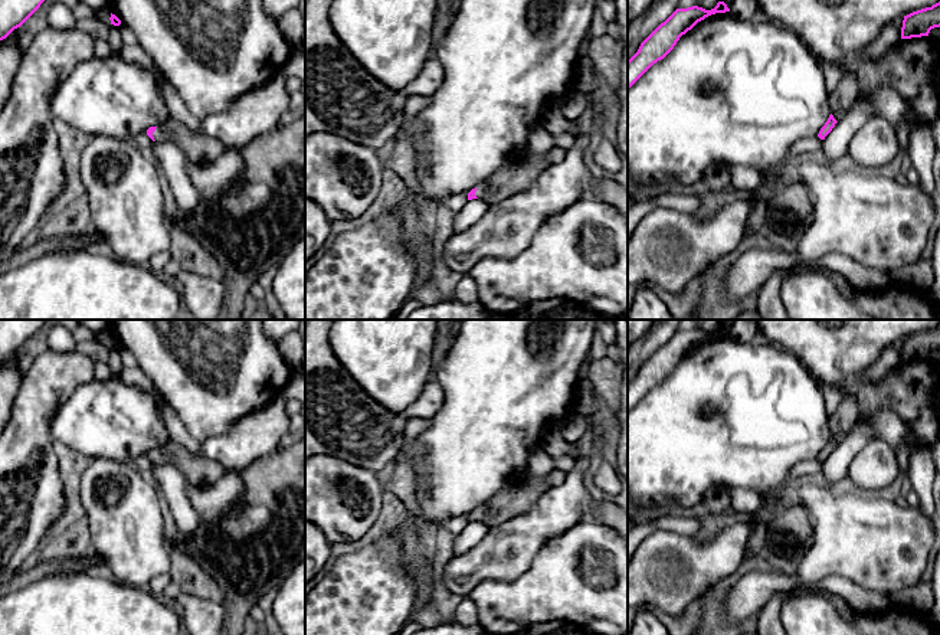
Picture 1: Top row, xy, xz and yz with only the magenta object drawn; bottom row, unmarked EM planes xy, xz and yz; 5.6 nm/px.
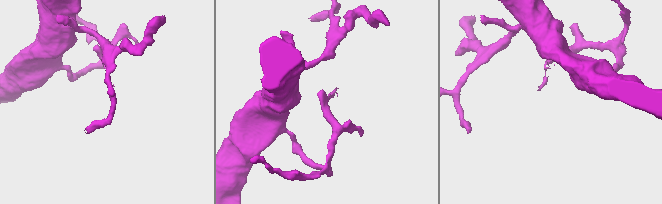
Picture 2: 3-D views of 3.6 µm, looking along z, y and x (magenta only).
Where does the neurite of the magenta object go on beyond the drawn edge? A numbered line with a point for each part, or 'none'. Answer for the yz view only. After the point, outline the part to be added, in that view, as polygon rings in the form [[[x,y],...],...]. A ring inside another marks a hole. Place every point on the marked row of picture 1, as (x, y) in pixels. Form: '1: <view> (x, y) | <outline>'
1: yz (841, 100) | [[[846,72],[841,76],[838,88],[829,95],[831,114],[836,121],[846,115],[857,96],[857,76],[851,72]]]

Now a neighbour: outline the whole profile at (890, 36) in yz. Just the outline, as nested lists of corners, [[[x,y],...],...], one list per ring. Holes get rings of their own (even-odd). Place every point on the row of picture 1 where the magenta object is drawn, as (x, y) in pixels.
[[[900,17],[890,24],[887,24],[881,35],[865,48],[865,55],[872,59],[878,60],[882,55],[892,46],[895,46],[901,40],[901,27],[903,27],[904,17]]]

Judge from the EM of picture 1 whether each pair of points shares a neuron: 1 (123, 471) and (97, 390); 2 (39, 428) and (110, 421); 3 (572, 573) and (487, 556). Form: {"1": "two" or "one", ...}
{"1": "two", "2": "two", "3": "two"}

